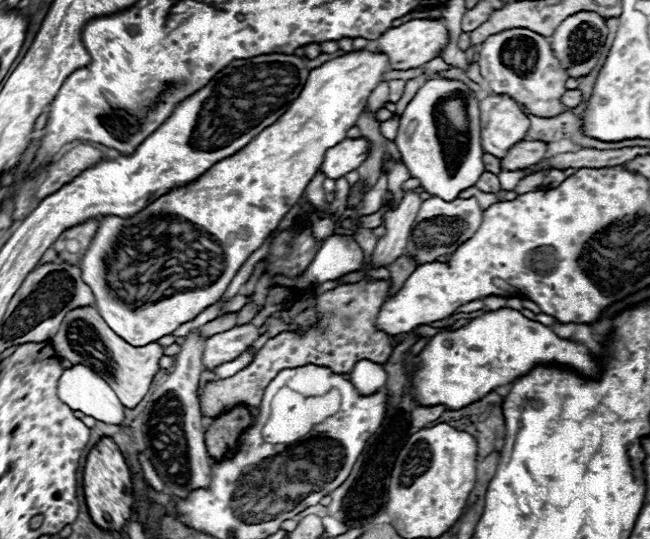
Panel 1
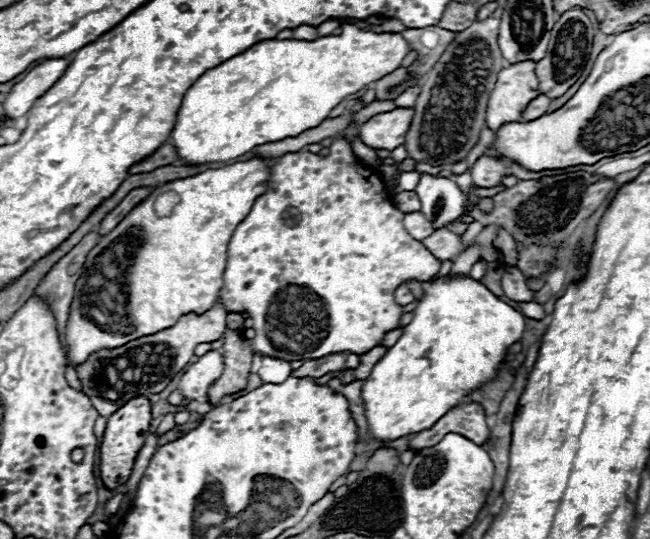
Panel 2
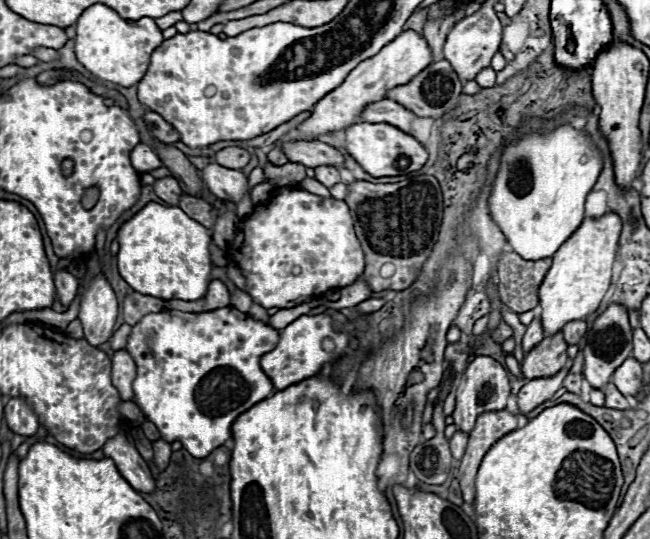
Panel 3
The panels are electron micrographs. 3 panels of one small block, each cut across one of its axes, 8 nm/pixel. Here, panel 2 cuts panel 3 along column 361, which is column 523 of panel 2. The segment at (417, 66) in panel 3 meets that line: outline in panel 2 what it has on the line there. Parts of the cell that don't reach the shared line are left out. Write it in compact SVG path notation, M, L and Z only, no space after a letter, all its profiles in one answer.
M512 64L508 68L504 68L498 74L498 82L494 92L490 94L490 104L486 108L486 126L496 134L500 126L508 124L508 122L522 122L522 112L526 110L526 106L540 94L538 92L538 78L534 74L536 64Z

